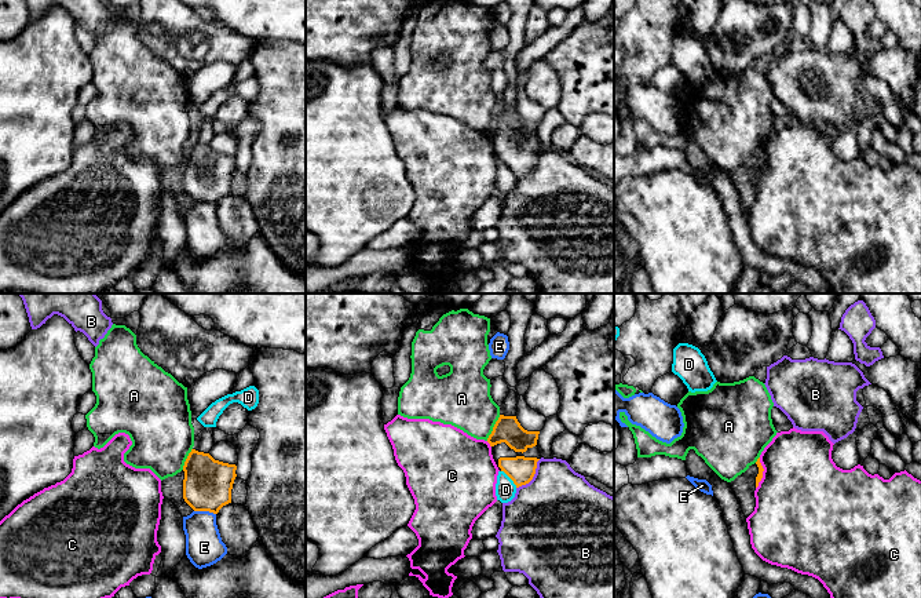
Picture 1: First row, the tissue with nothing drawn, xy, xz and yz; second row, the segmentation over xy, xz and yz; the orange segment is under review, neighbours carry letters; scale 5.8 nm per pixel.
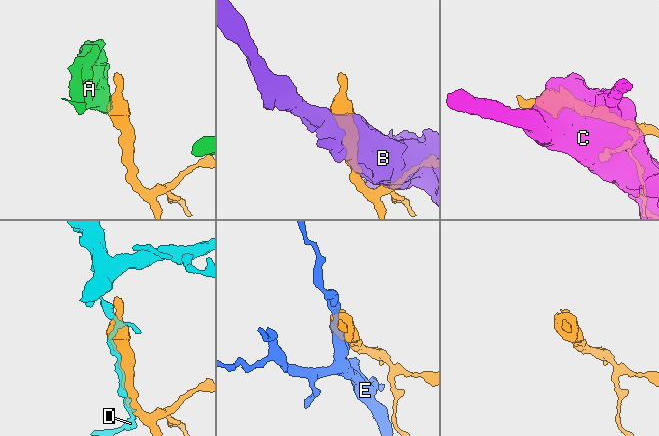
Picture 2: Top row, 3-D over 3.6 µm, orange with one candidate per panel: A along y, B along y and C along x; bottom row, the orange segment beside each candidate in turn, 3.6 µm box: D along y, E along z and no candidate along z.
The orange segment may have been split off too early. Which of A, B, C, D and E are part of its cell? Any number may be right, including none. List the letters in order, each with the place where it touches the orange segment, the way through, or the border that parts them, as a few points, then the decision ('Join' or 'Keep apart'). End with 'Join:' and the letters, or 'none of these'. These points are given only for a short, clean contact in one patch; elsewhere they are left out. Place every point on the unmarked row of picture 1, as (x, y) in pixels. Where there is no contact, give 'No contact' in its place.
A: Touches orange at xz (493, 119). Boundary: xz (500, 106), (486, 131). Keep apart
B: Touches orange at xz (533, 167). Keep apart
C: Touches orange at yz (761, 164). Keep apart
D: Touches orange at xz (510, 168). Keep apart
E: Touches orange at xy (205, 201). Keep apart
Join: none of these

